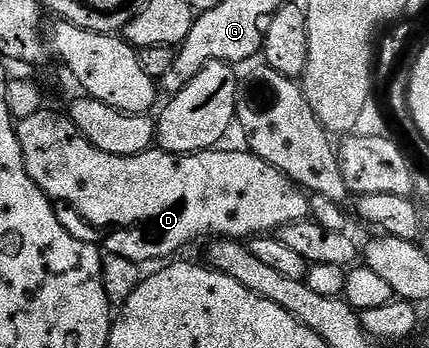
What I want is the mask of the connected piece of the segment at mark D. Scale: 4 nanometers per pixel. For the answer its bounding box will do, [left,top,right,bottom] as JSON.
[17,110,312,266]

